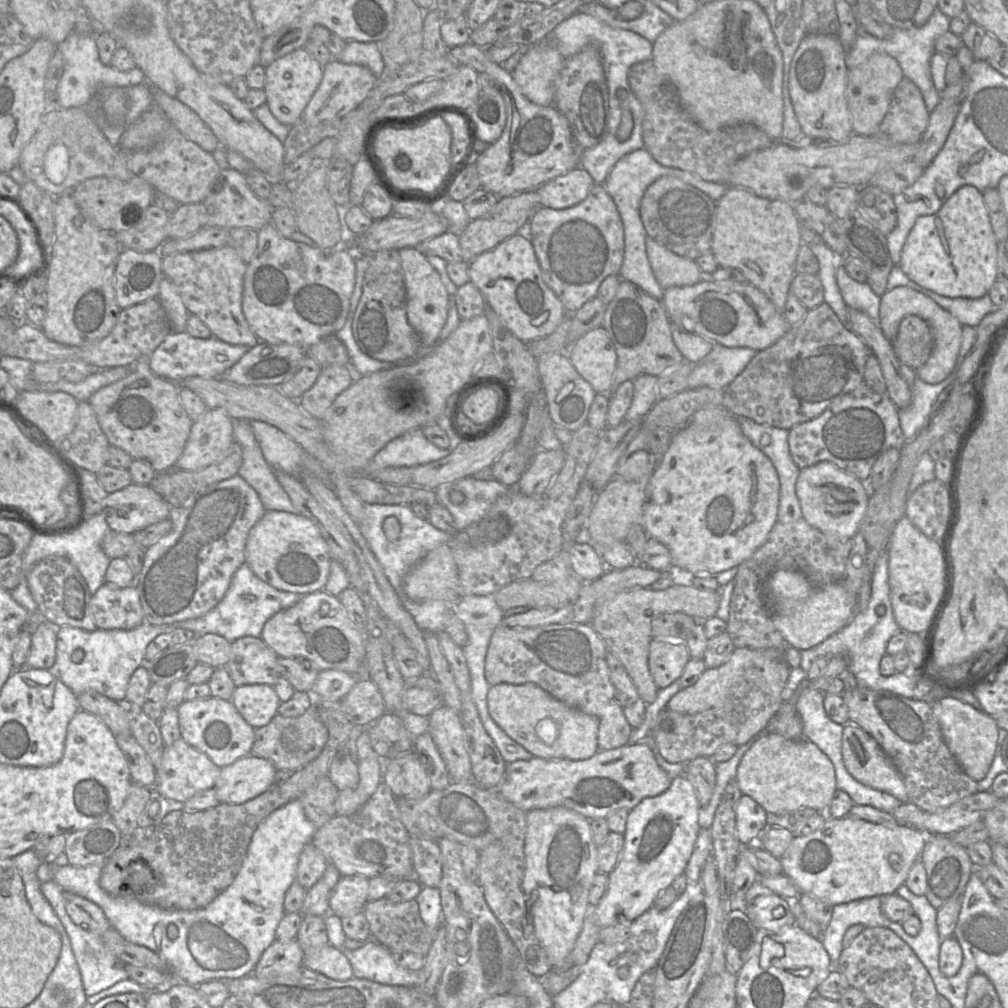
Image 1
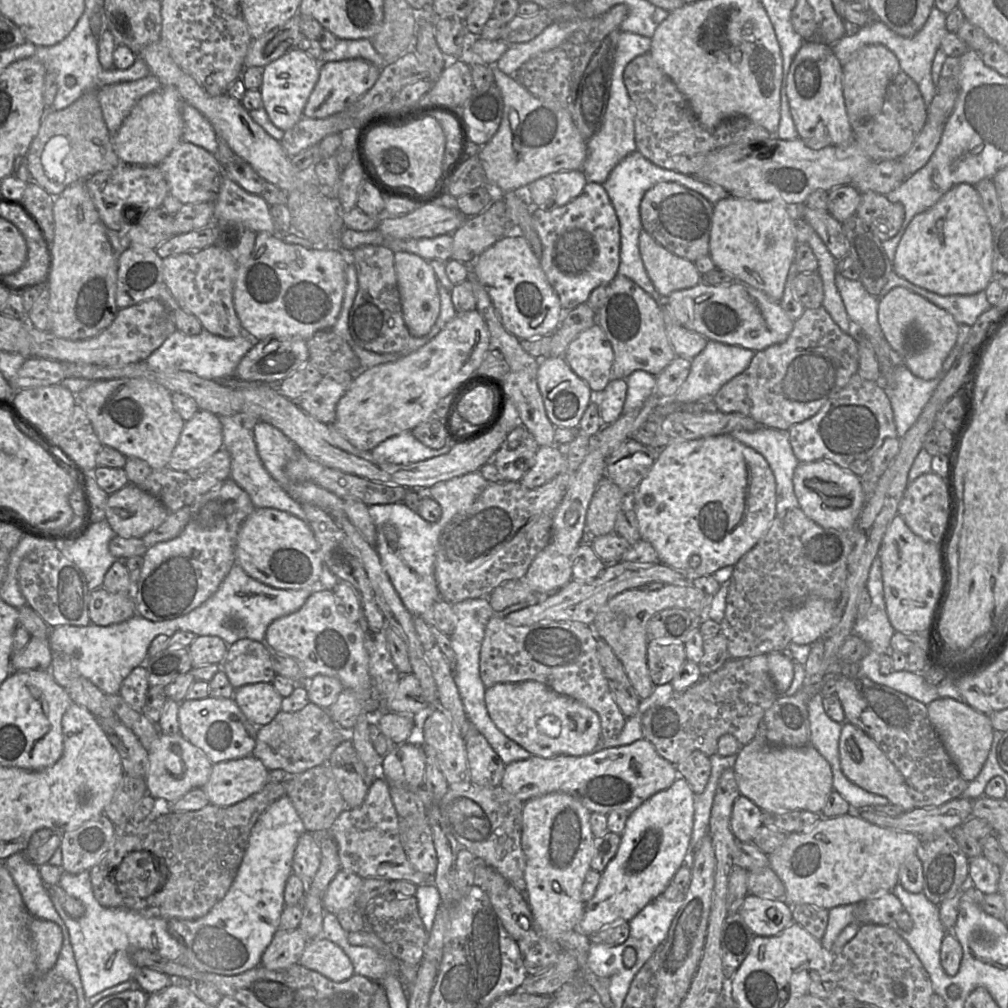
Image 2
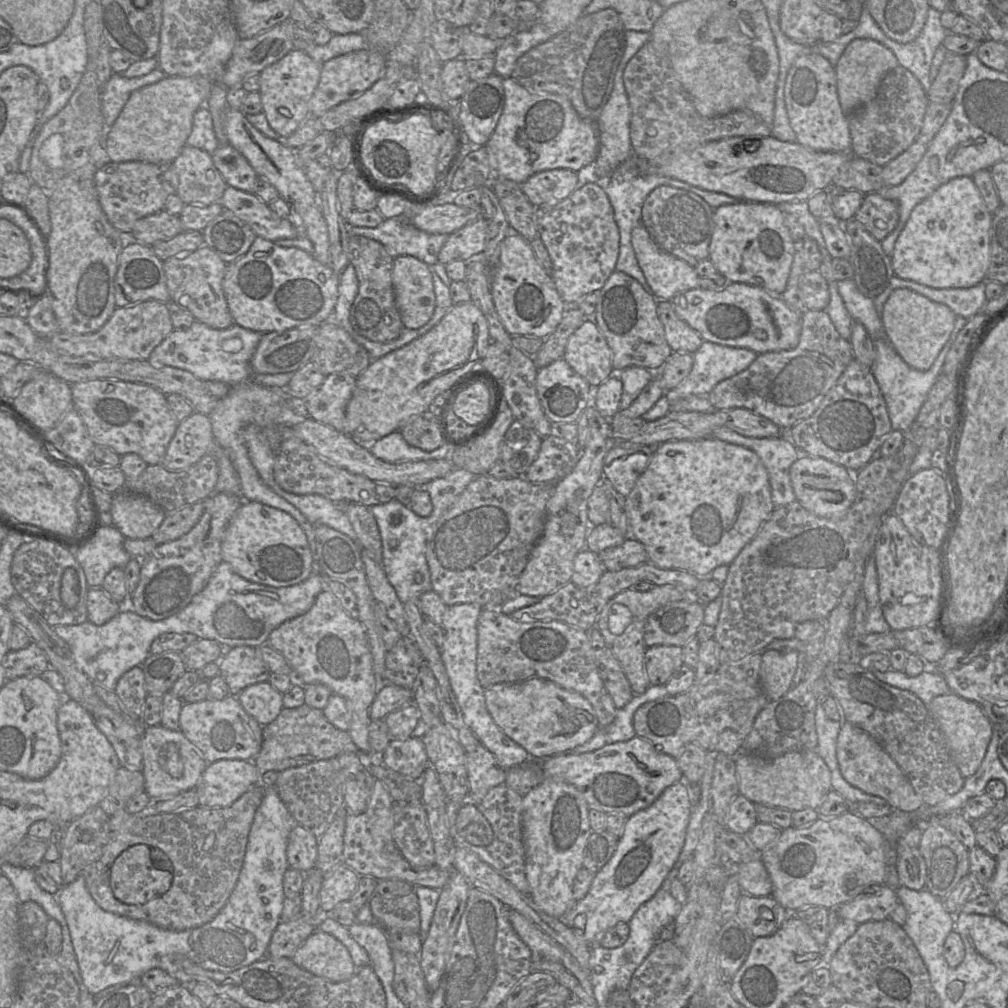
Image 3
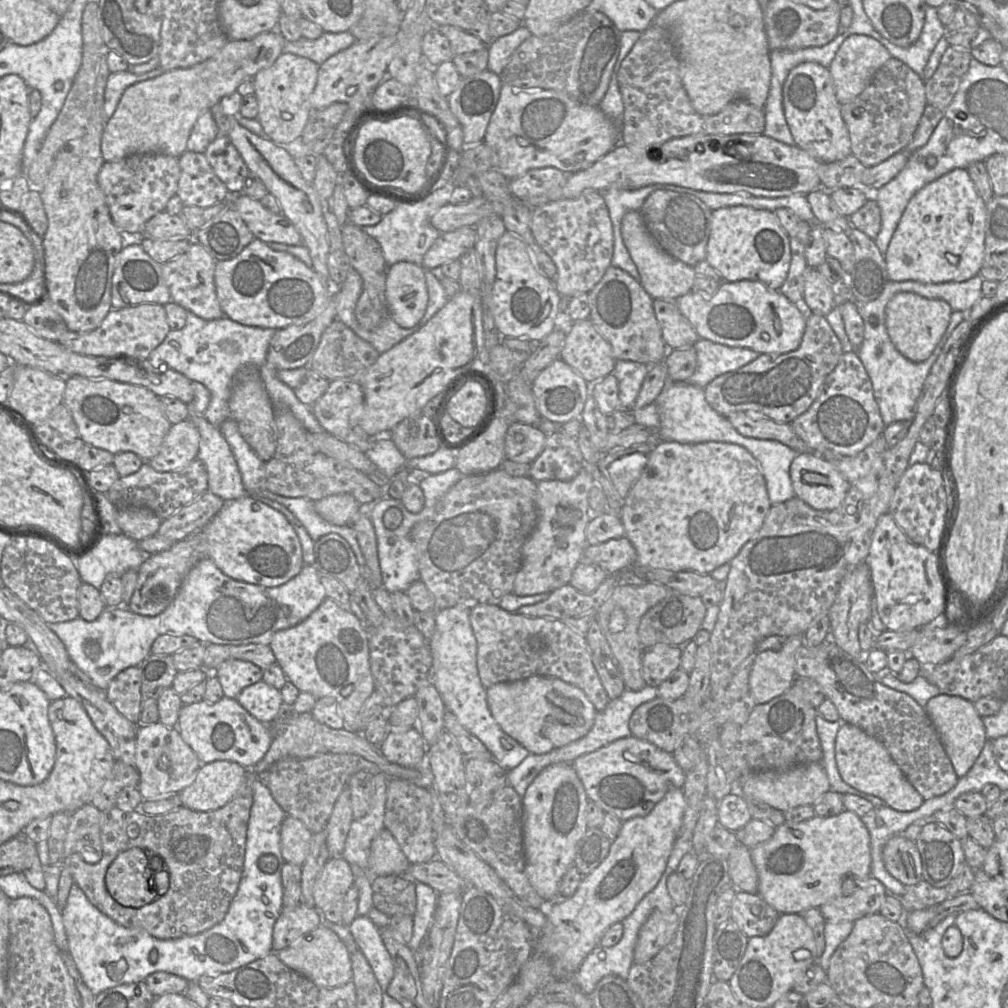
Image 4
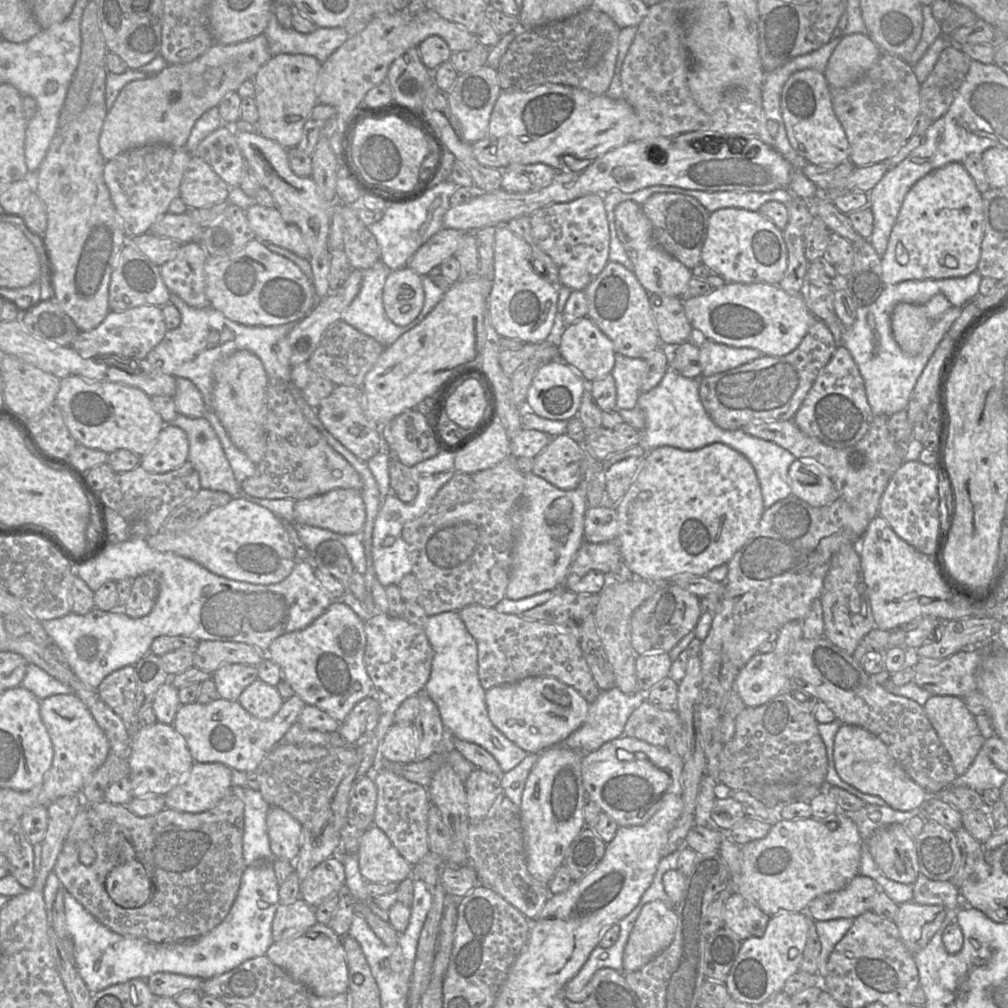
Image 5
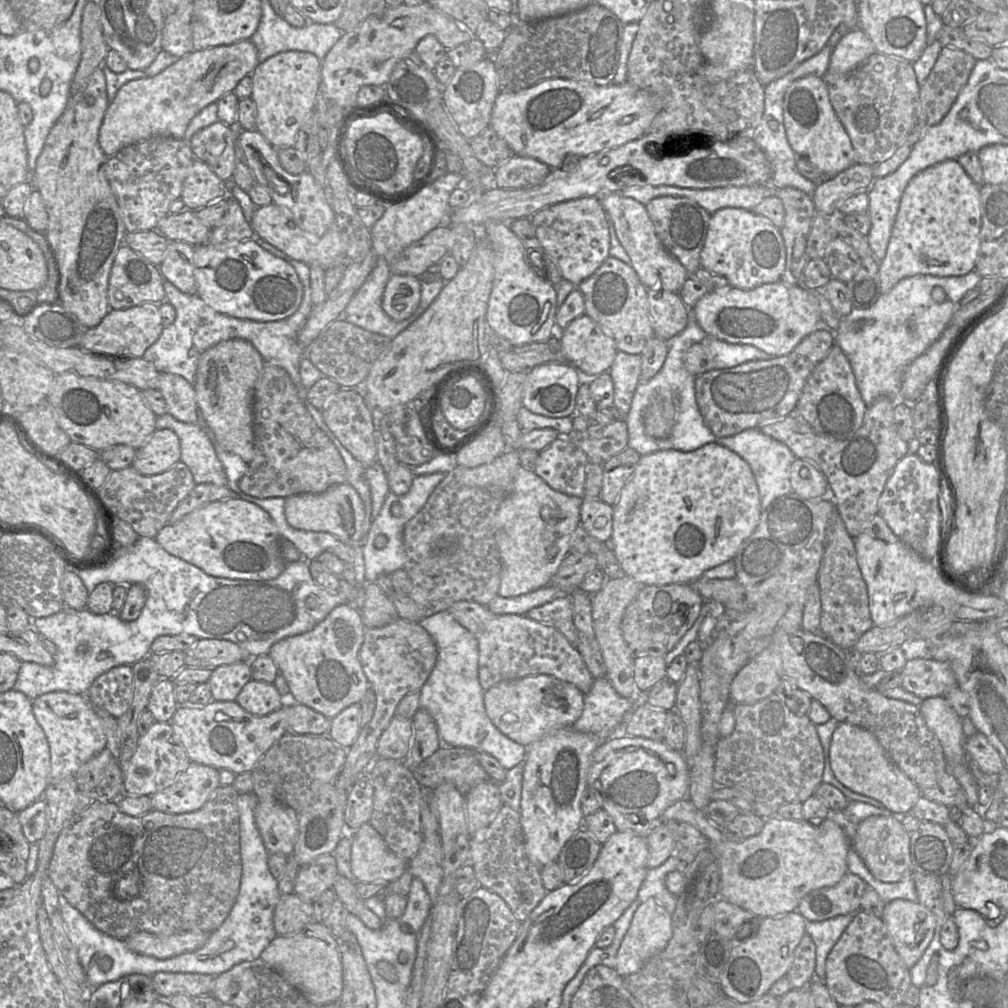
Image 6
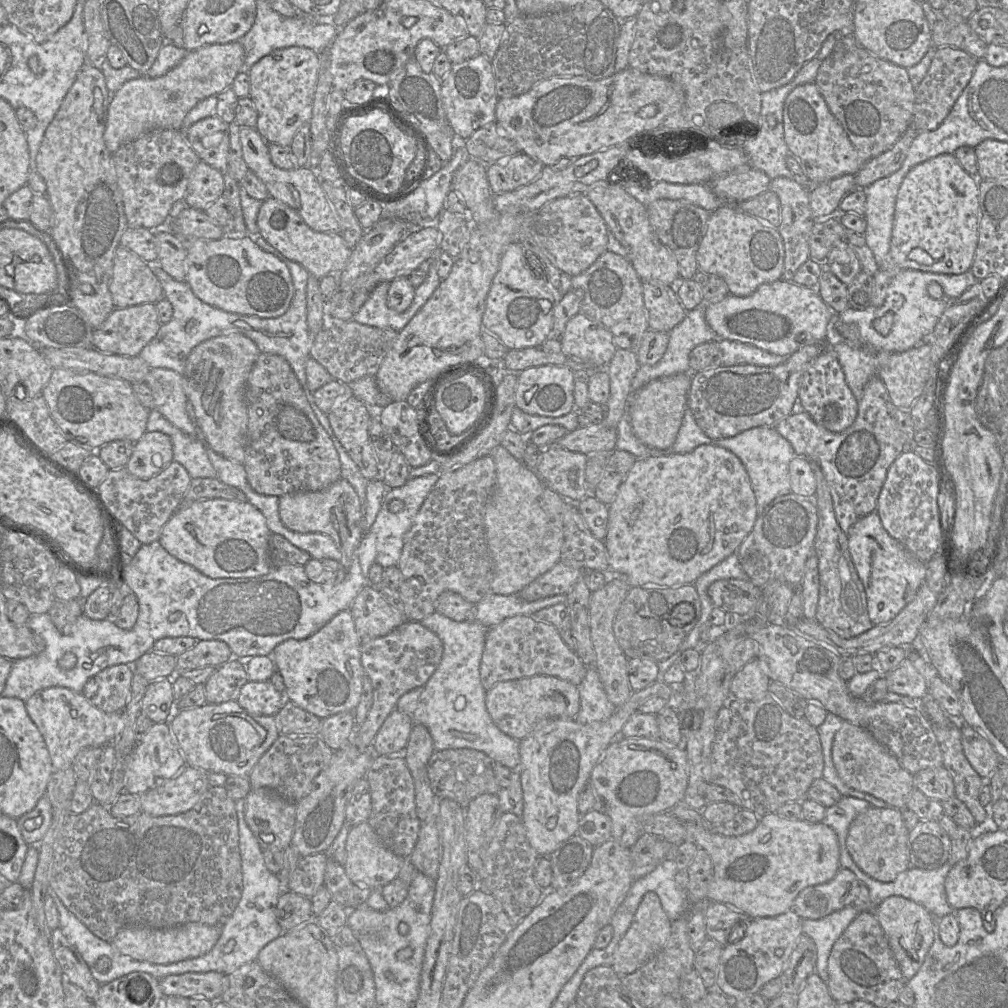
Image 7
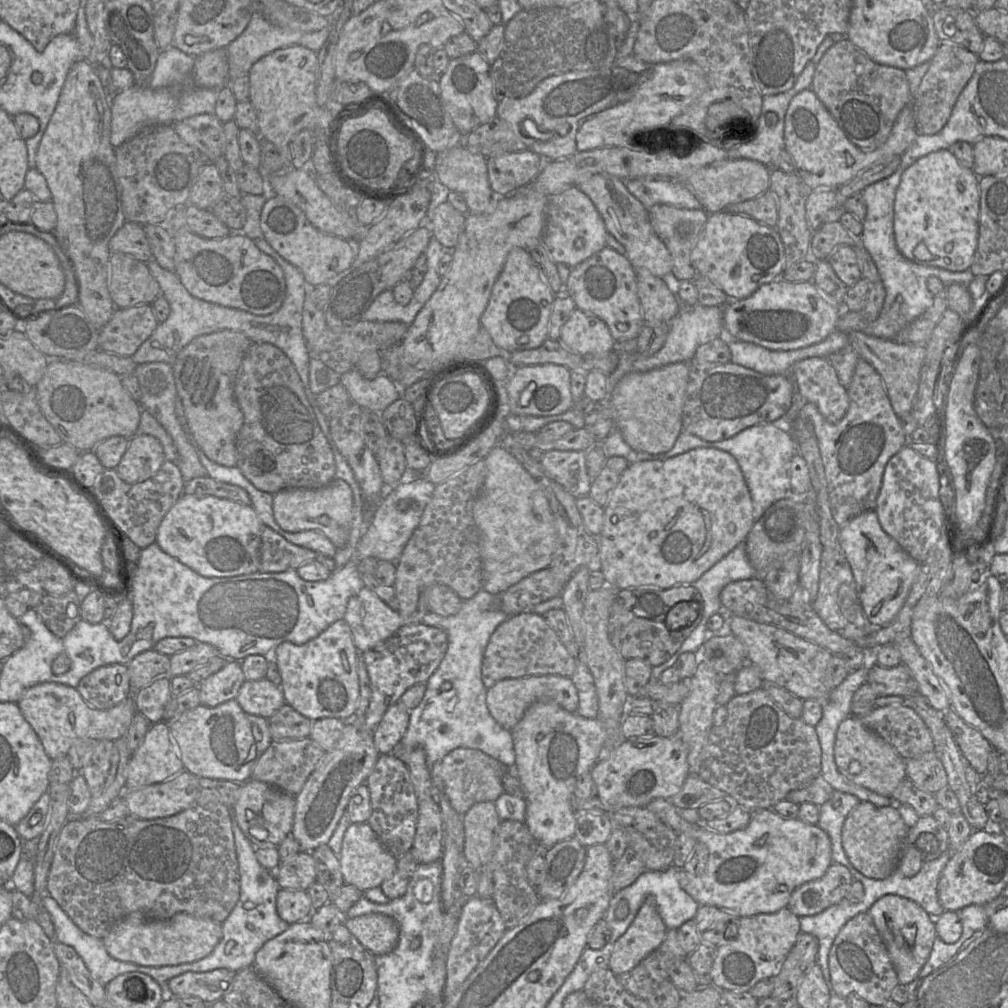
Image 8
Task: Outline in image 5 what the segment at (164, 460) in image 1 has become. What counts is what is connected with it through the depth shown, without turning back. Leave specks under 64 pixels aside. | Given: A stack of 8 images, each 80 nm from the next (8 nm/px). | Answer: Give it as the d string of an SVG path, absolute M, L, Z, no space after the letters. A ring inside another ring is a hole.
M71 375L61 379L55 404L61 409L68 430L79 444L107 454L127 449L141 457L149 451L165 426L151 397L141 389L125 384L88 381Z

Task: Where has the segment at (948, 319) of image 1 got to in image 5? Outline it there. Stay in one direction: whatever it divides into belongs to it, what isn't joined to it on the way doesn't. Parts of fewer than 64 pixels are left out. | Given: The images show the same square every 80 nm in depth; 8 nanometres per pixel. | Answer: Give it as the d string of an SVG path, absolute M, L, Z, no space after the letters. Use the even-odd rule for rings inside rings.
M936 294L923 305L897 304L891 315L891 330L901 350L909 356L920 354L928 332L951 306L943 294Z

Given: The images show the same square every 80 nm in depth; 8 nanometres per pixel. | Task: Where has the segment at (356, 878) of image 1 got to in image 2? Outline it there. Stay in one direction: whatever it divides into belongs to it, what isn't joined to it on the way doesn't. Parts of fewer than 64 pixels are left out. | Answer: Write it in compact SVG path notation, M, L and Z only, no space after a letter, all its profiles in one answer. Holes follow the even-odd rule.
M341 868L329 883L322 896L326 912L337 914L356 904L364 879L359 875Z

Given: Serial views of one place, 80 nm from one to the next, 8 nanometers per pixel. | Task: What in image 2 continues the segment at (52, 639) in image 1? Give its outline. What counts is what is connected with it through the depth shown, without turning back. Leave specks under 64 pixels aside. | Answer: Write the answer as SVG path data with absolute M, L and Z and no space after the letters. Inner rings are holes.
M31 636L28 644L11 656L11 670L50 671L51 649L48 639Z

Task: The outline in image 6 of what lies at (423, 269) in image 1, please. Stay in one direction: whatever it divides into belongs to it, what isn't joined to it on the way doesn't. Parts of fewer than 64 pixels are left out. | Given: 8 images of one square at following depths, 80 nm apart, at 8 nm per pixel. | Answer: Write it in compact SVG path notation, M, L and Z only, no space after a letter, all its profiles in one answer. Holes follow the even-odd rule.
M392 274L382 297L384 312L395 321L409 318L418 308L421 282L413 275Z

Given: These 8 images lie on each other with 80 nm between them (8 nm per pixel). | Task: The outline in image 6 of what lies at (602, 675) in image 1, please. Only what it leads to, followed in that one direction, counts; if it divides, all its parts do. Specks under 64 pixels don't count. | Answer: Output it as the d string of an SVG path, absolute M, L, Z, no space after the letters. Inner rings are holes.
M465 600L453 603L447 611L478 641L478 675L484 691L501 681L540 674L569 682L583 694L590 691L594 678L582 656L577 648L553 626L537 622L526 615L497 615L484 605Z

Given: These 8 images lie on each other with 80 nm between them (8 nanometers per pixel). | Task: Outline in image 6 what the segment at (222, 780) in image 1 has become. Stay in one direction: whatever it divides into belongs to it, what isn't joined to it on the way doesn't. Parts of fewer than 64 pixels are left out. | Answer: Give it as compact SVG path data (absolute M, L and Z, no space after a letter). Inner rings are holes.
M191 762L172 784L151 796L152 810L170 814L196 811L219 786L219 770Z

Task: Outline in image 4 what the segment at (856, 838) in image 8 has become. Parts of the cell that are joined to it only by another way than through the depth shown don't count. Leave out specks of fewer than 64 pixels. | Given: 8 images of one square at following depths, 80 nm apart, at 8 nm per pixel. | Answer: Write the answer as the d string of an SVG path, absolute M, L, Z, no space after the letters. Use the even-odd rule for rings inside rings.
M903 834L892 836L883 847L886 870L905 887L913 887L922 878L922 862L914 841Z

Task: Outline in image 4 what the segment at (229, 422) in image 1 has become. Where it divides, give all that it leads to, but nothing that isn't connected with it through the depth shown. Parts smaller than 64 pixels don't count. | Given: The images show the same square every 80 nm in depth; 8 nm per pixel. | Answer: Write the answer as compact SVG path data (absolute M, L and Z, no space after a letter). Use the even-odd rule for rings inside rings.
M190 419L173 424L159 452L148 462L158 472L169 472L187 466L197 459L200 434Z

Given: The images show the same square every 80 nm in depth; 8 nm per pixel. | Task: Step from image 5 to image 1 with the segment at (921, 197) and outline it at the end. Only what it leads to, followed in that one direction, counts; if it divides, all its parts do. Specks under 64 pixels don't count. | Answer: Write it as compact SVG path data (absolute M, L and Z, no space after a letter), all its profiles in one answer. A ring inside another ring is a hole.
M964 185L935 214L916 220L905 241L899 266L910 280L941 296L977 299L987 295L997 281L997 247L982 192Z

